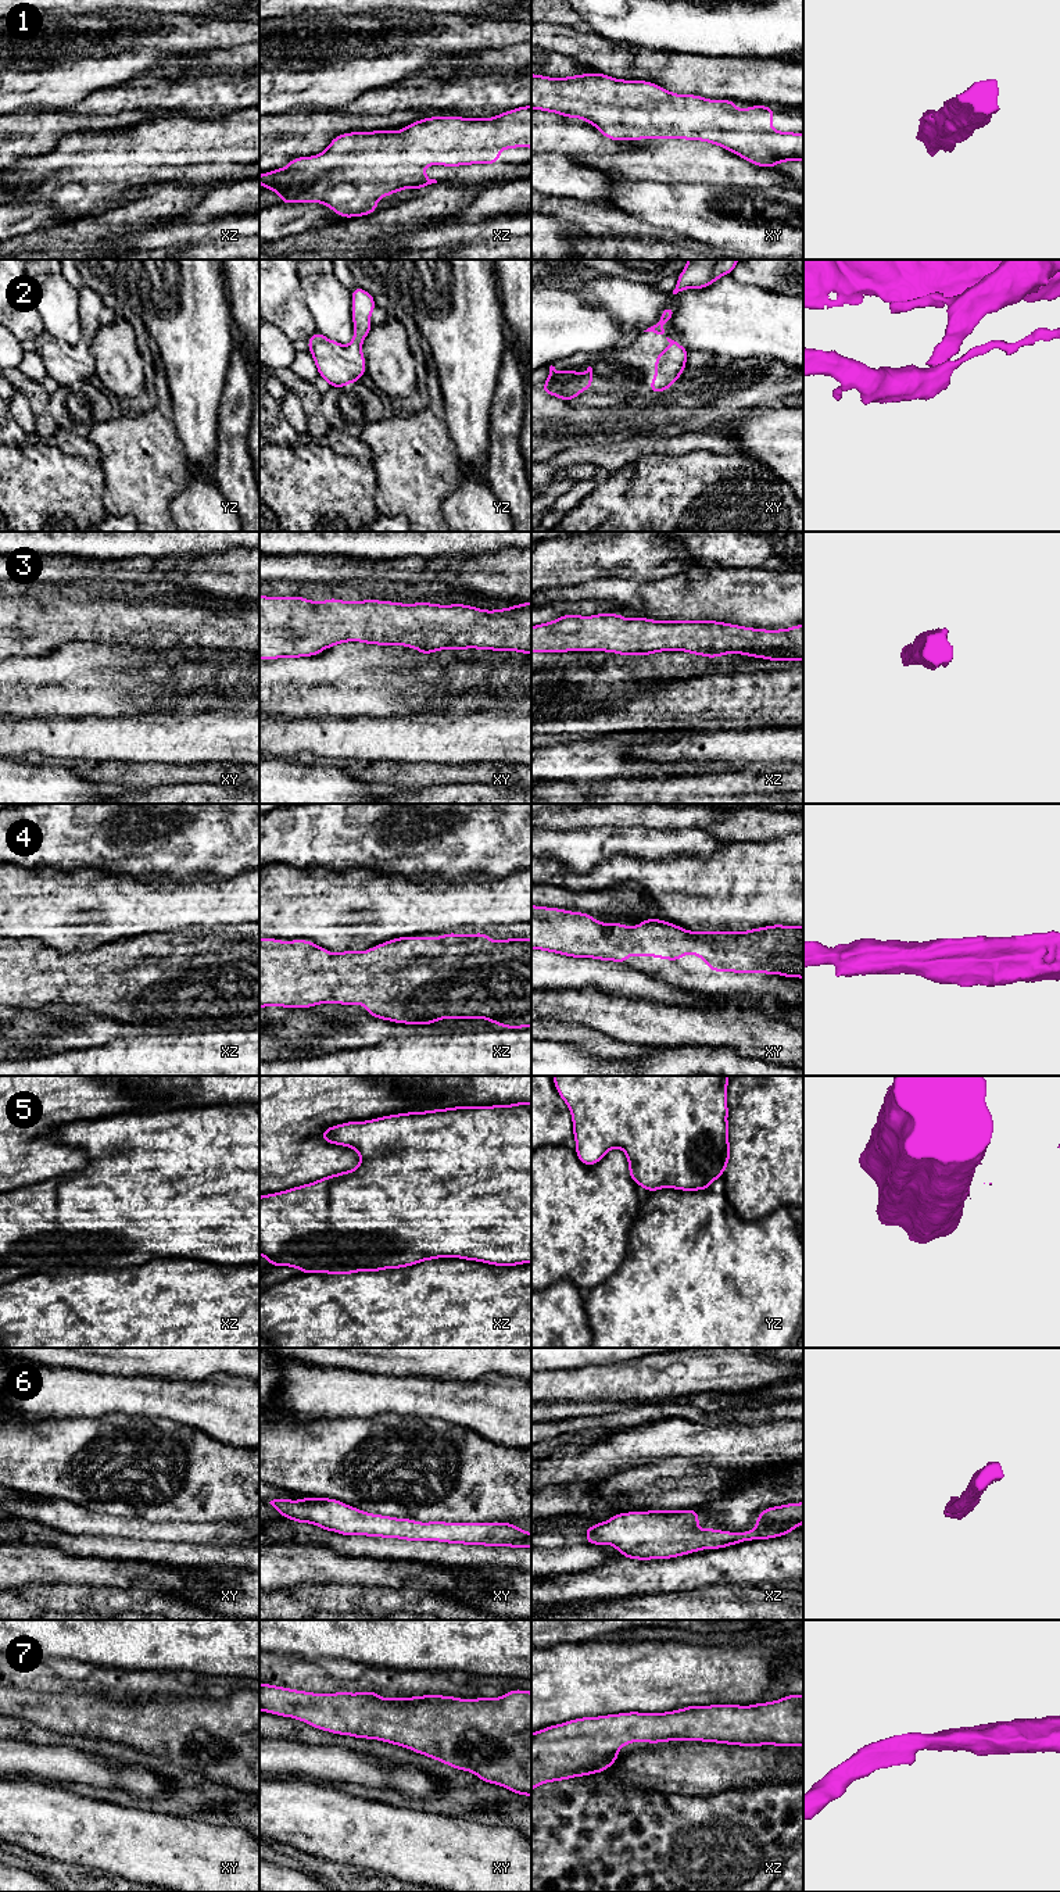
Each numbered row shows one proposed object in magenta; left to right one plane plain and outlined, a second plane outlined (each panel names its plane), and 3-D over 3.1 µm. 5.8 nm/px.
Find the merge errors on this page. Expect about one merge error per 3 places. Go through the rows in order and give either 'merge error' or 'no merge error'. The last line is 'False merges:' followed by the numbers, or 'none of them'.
1: no merge error
2: no merge error
3: no merge error
4: no merge error
5: merge error
6: no merge error
7: no merge error
False merges: 5

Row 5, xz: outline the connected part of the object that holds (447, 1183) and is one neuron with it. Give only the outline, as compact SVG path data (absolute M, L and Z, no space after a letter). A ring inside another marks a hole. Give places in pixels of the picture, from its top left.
M531 1102L454 1106L397 1113L365 1122L347 1122L332 1126L323 1130L320 1137L327 1144L355 1149L361 1158L359 1165L354 1170L325 1176L305 1185L259 1197L259 1255L265 1256L271 1266L301 1269L304 1276L329 1269L350 1269L368 1273L384 1269L402 1269L437 1258L461 1258L493 1266L531 1263Z

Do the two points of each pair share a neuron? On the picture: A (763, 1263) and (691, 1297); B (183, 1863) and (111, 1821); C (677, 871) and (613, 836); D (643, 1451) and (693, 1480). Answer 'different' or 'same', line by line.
A: same
B: same
C: different
D: different

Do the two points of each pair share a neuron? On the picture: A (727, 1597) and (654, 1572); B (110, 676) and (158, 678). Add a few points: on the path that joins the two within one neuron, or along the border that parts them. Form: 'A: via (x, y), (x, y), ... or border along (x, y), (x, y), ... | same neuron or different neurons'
A: border along (733, 1584), (709, 1584), (669, 1592) | different neurons
B: border along (143, 669), (153, 682), (169, 676), (176, 683) | different neurons

